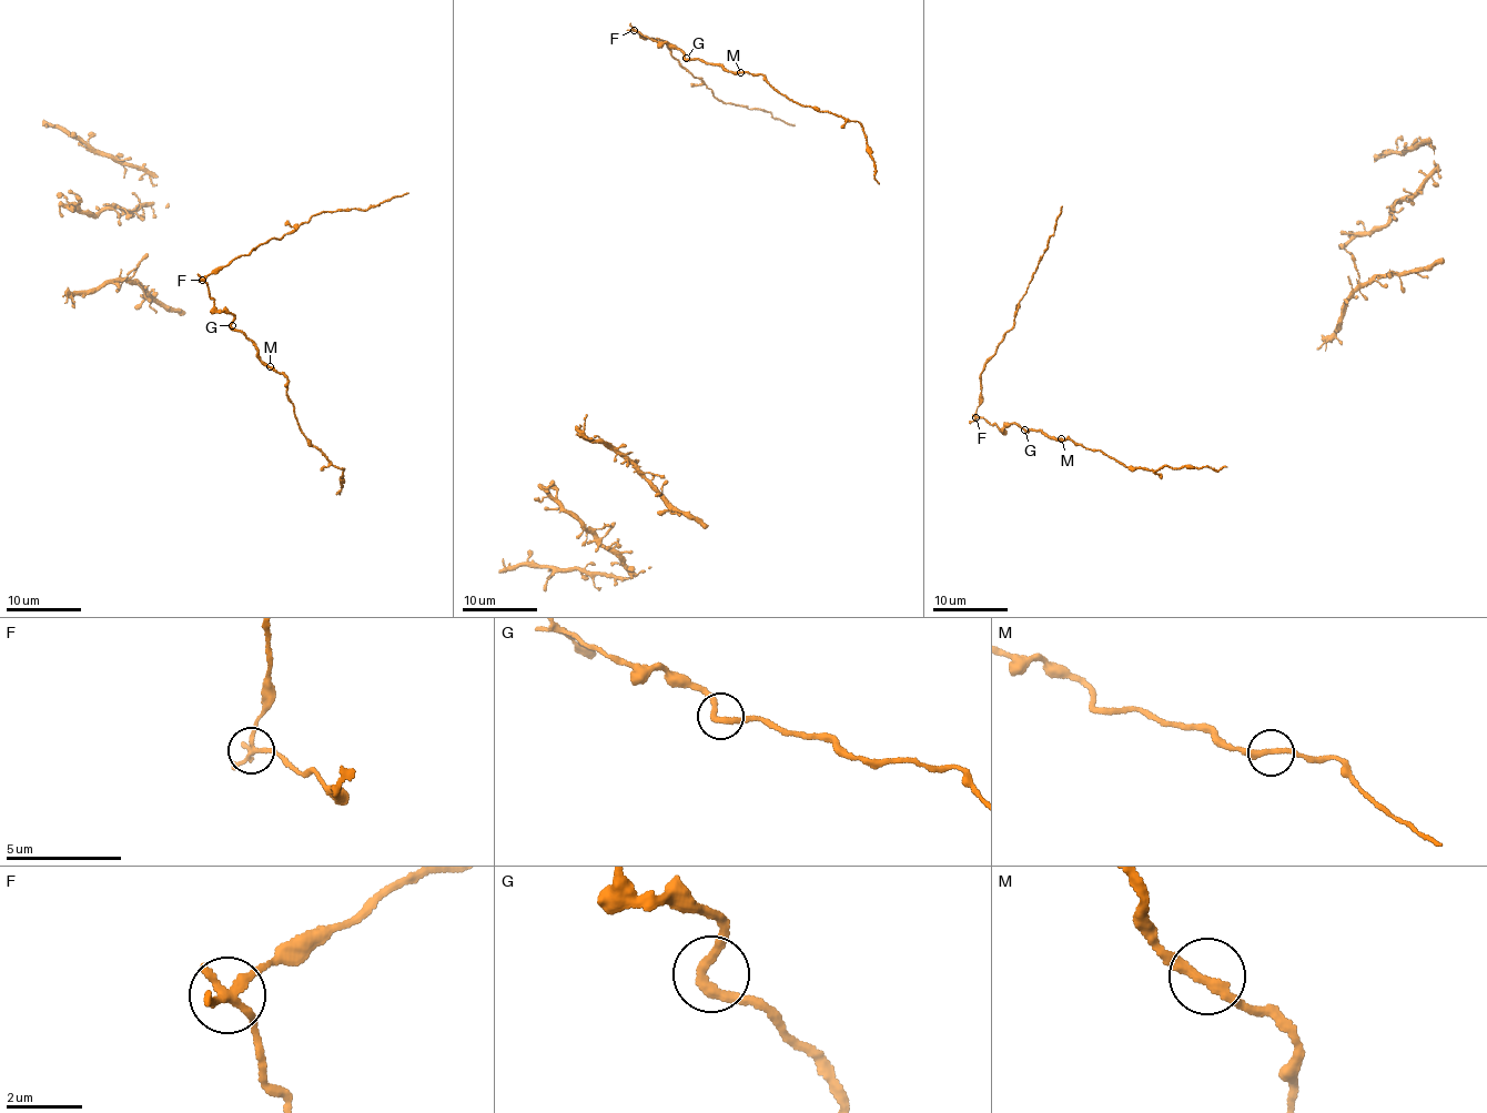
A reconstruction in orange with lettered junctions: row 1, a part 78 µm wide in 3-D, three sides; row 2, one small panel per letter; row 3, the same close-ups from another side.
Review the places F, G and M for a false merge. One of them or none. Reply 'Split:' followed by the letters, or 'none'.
Split: F

